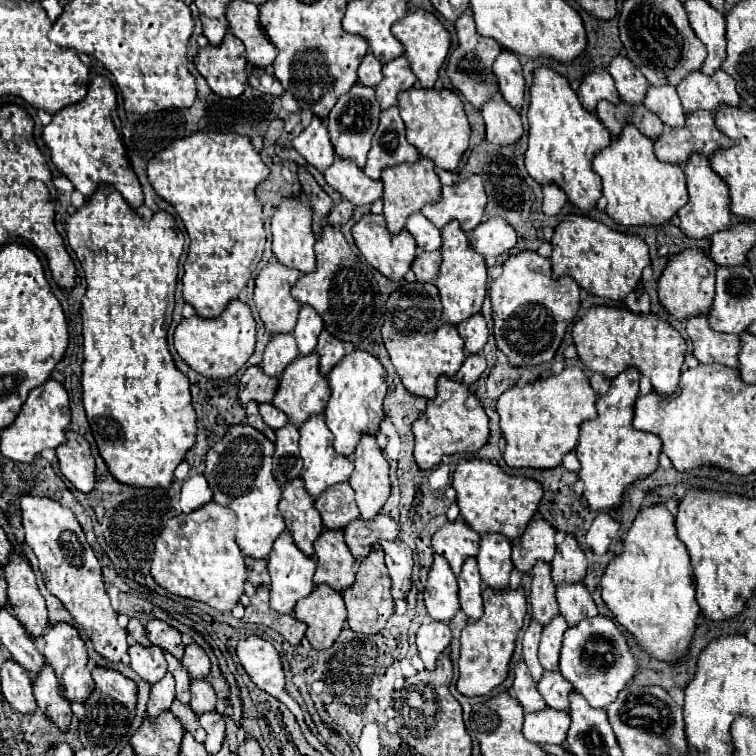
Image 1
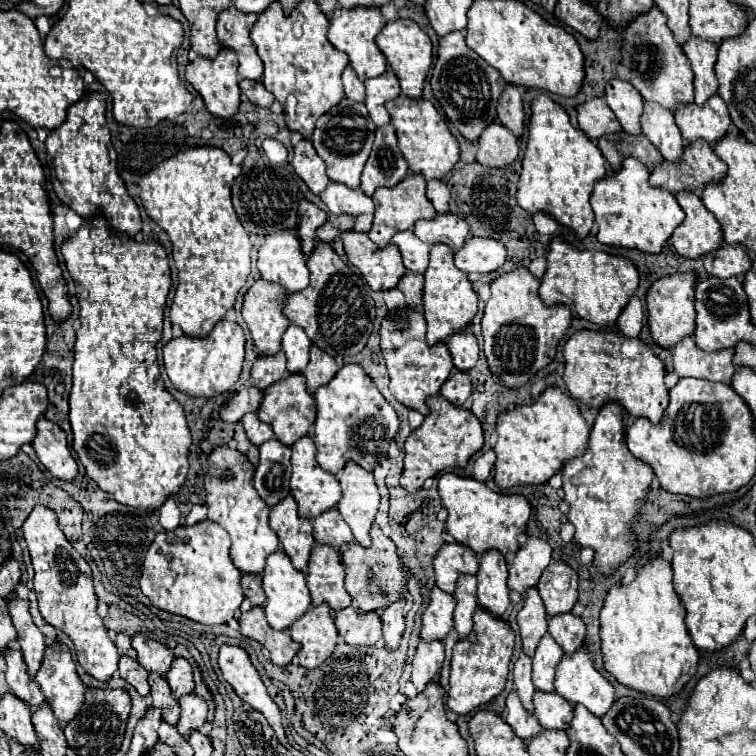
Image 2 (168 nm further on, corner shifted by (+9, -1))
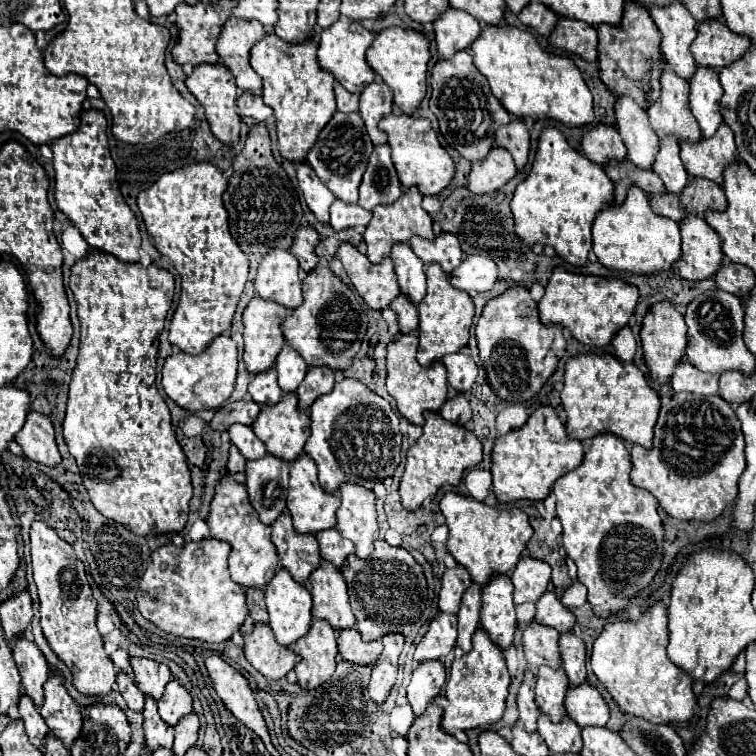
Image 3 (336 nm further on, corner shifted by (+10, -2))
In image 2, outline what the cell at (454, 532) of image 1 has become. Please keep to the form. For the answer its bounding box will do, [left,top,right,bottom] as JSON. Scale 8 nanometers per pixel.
[434,544,478,594]

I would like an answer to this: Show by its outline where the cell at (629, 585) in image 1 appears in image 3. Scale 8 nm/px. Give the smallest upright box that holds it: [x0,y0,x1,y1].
[591,601,699,727]

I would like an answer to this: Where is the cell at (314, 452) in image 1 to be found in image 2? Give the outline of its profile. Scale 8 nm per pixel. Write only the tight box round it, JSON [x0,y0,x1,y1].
[290,436,342,520]

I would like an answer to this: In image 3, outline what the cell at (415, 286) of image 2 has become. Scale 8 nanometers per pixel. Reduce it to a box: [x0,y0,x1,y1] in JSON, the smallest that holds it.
[389,293,419,331]

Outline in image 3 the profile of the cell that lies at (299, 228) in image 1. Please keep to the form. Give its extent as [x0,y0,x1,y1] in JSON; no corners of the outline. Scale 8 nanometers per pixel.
[255,249,301,309]

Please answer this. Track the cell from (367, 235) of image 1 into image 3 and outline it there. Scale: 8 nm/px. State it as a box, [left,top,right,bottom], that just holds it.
[337,243,401,309]

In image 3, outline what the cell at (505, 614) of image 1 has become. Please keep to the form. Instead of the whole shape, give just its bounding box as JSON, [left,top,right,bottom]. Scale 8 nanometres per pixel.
[441,627,511,735]

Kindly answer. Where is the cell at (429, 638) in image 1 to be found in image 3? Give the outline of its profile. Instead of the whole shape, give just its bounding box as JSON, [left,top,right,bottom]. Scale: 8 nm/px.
[407,661,445,715]

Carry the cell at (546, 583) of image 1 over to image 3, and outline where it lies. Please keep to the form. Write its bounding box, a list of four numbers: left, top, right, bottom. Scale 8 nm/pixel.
[523,621,561,667]

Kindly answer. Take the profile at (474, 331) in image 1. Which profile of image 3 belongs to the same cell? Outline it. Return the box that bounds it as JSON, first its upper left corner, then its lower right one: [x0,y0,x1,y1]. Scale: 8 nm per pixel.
[441,351,477,393]

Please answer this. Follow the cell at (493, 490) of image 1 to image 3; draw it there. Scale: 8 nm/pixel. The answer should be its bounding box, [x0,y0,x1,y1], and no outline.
[439,491,533,583]

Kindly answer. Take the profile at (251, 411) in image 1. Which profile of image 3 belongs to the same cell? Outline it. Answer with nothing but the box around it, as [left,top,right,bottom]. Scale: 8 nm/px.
[227,445,247,483]

